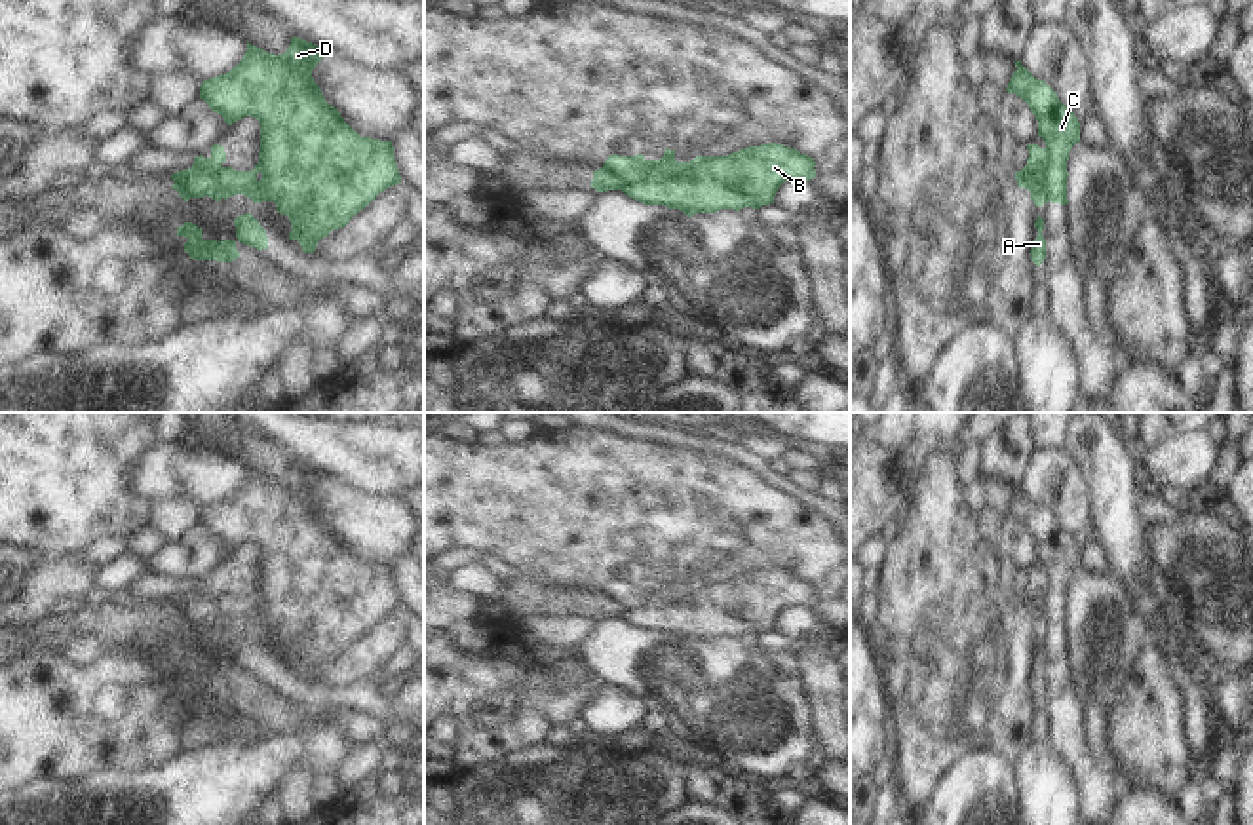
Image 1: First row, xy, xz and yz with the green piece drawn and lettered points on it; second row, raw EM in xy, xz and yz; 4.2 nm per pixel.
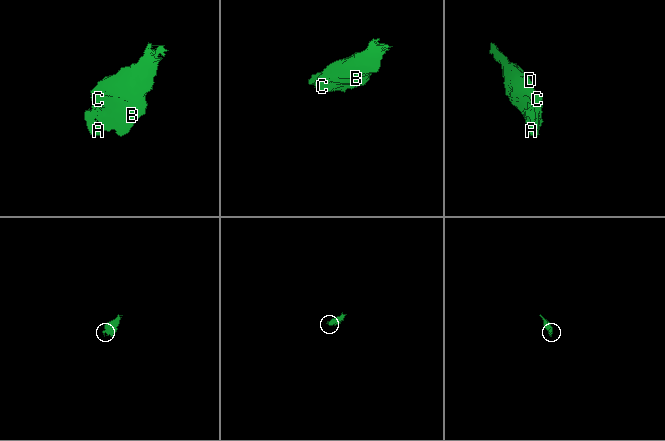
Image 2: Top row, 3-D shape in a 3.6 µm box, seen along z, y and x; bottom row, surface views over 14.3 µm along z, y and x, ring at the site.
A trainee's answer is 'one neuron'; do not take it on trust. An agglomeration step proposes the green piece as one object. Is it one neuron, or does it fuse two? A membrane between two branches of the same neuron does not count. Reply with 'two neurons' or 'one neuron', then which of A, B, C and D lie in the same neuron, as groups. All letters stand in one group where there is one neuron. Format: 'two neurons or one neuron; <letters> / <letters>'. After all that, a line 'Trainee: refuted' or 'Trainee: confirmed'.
two neurons; A / B C D
Trainee: refuted

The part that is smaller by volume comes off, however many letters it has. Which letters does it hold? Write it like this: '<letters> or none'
A

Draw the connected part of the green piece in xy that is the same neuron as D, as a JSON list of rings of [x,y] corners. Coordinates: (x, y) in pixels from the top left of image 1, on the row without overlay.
[[[293,462],[285,479],[274,481],[247,468],[243,485],[226,500],[203,506],[200,525],[228,551],[253,542],[260,551],[259,589],[251,597],[222,593],[217,612],[226,625],[243,620],[253,629],[274,627],[289,643],[289,665],[314,679],[321,663],[344,654],[380,618],[401,608],[392,566],[361,563],[329,530],[312,504],[325,473]]]

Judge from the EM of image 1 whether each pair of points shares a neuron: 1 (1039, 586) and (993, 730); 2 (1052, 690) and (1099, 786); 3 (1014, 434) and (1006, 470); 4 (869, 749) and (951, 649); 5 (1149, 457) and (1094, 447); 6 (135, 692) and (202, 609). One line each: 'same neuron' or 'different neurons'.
1: same neuron
2: same neuron
3: same neuron
4: different neurons
5: different neurons
6: different neurons

